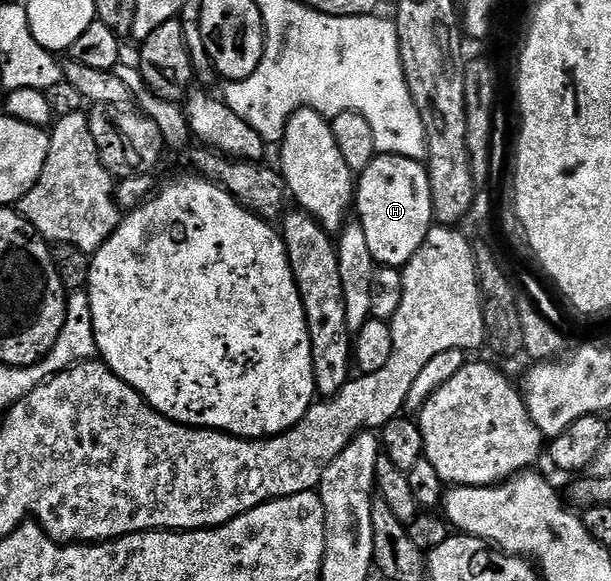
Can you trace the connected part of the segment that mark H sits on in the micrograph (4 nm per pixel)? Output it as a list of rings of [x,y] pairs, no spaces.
[[[378,155],[370,162],[368,169],[364,169],[356,179],[356,215],[357,222],[361,223],[364,229],[364,238],[368,241],[368,249],[372,249],[372,257],[375,264],[383,267],[405,268],[410,258],[418,252],[424,245],[424,241],[428,237],[431,227],[435,226],[434,210],[432,209],[432,189],[430,188],[430,178],[426,172],[425,166],[419,160],[409,159],[408,157],[400,157],[399,155]]]

